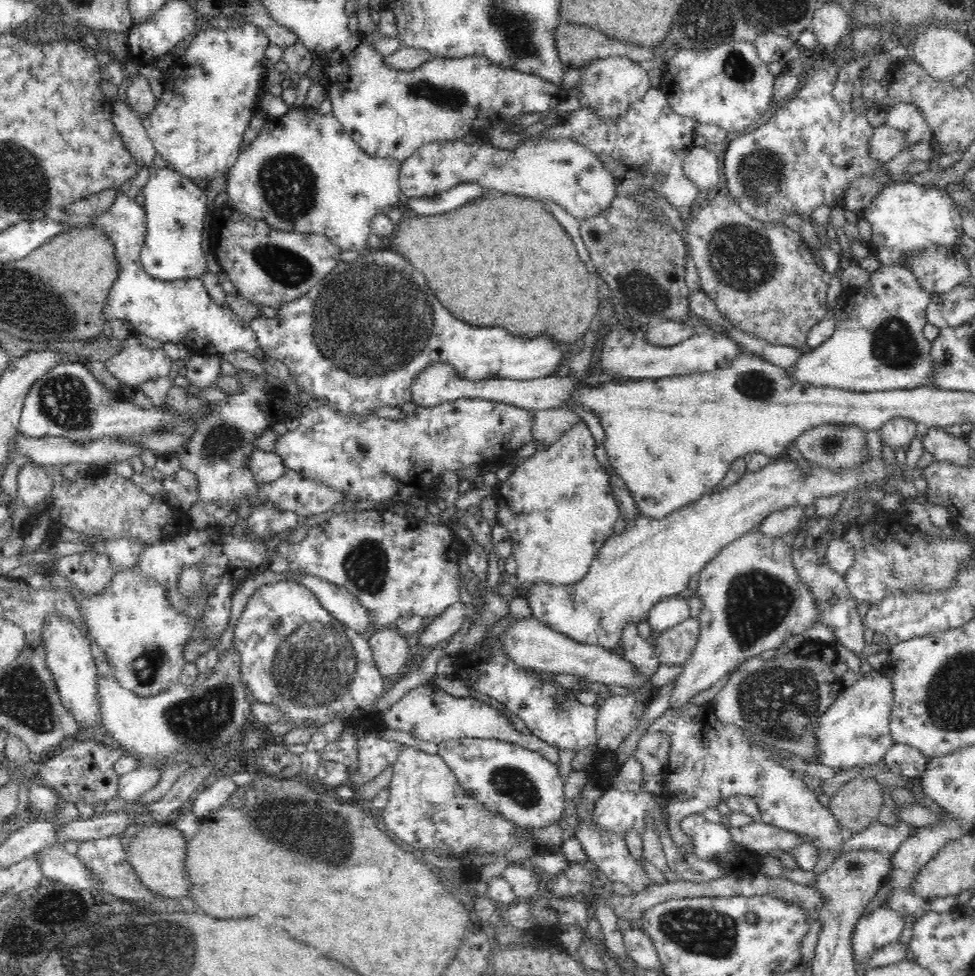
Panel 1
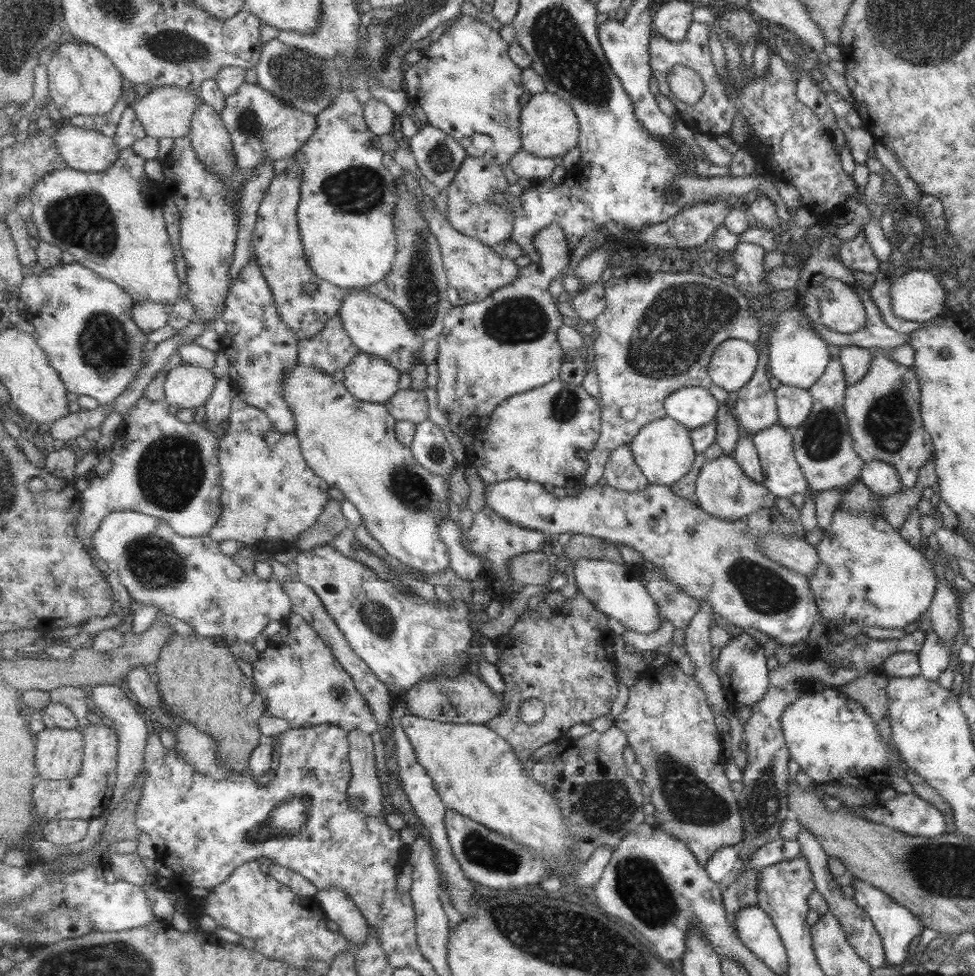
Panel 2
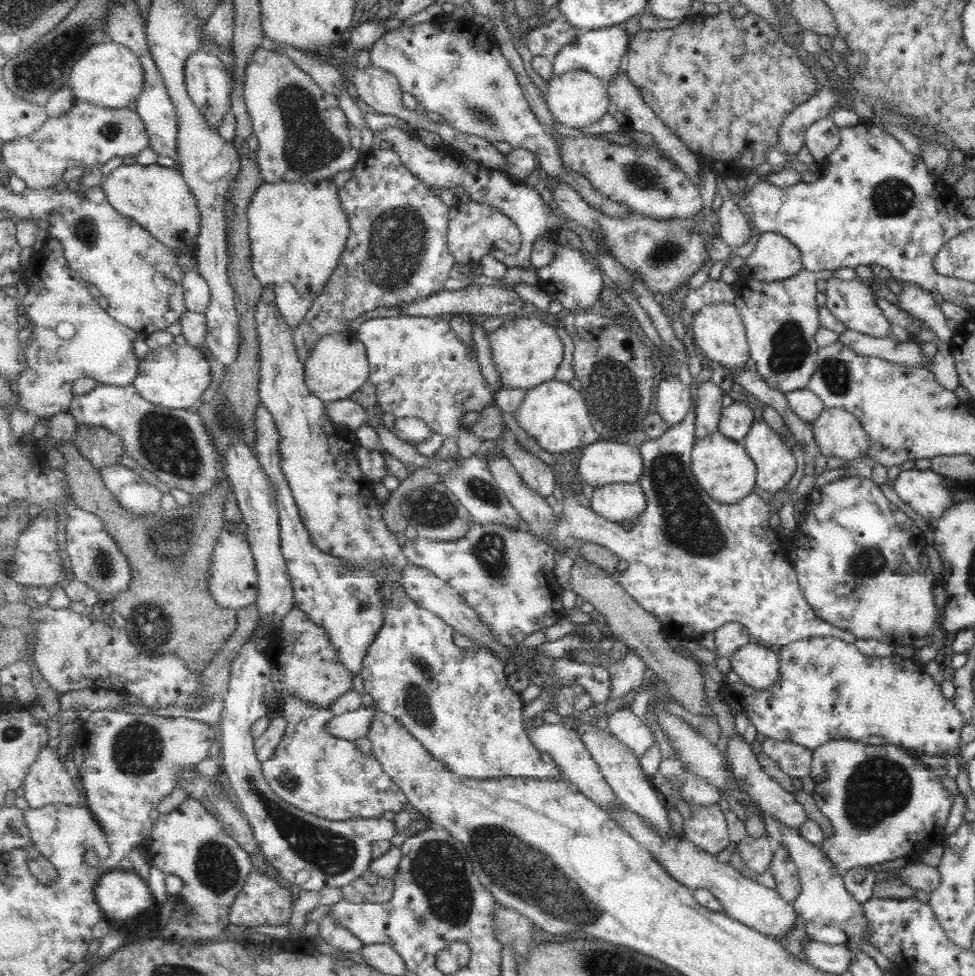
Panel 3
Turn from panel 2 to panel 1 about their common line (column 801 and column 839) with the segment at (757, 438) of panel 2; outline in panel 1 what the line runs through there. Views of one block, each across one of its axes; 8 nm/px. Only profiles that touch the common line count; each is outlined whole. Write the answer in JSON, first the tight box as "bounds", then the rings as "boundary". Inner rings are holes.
{"bounds":[528,455,902,650],"boundary":[[[869,455],[868,458],[864,458],[862,466],[848,472],[830,472],[812,466],[811,475],[804,480],[800,477],[796,461],[782,458],[772,460],[760,472],[747,472],[744,478],[730,488],[717,489],[715,492],[702,495],[698,500],[667,514],[663,519],[638,516],[634,522],[626,525],[624,532],[608,538],[606,544],[596,552],[596,558],[583,580],[569,586],[535,585],[528,596],[533,617],[544,626],[568,635],[578,643],[617,650],[622,638],[622,629],[628,622],[638,624],[640,620],[647,620],[648,612],[654,604],[658,604],[660,599],[676,596],[688,588],[690,578],[699,576],[702,569],[716,558],[725,546],[732,544],[747,532],[755,530],[769,514],[790,506],[806,507],[816,497],[848,492],[862,482],[892,475],[899,468],[902,466],[898,466],[897,462],[894,466],[887,466],[883,458],[874,461]]]}

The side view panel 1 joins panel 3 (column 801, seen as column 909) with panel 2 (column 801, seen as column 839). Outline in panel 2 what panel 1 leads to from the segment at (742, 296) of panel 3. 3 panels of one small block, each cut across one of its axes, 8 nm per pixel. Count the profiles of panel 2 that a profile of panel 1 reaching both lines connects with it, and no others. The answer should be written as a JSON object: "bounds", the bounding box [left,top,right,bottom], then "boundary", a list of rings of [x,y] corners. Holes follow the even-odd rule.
{"bounds":[755,303,829,390],"boundary":[[[801,303],[781,314],[775,328],[767,336],[759,336],[755,345],[762,348],[761,355],[767,356],[767,374],[773,376],[781,385],[795,386],[808,390],[820,377],[829,362],[827,344],[811,328],[811,322],[801,310]]]}

